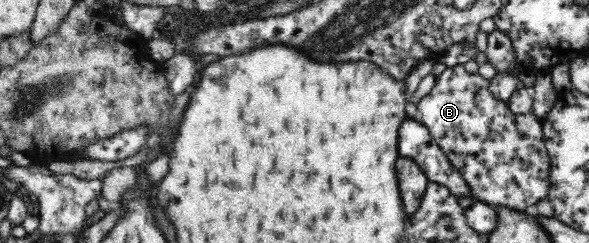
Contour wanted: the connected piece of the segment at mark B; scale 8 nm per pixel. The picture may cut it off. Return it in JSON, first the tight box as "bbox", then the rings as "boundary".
{"bbox":[417,65,550,211],"boundary":[[[462,65],[448,67],[438,76],[432,91],[417,102],[419,119],[466,181],[471,200],[529,211],[540,199],[547,198],[550,190],[550,158],[545,148],[542,121],[532,112],[512,112],[508,101],[502,101],[490,92],[490,81],[478,73],[469,73]]]}

